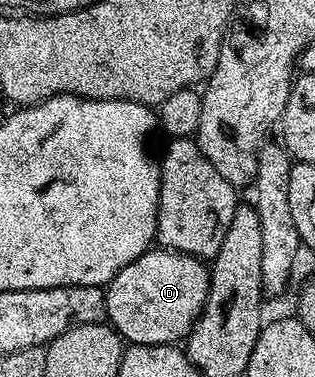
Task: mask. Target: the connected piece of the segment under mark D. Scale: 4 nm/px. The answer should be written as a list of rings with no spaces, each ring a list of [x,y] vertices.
[[[153,247],[149,249],[147,253],[143,253],[138,259],[134,259],[134,263],[122,267],[122,271],[118,271],[118,275],[114,275],[114,279],[108,282],[104,295],[104,312],[112,328],[120,334],[125,342],[134,345],[170,345],[173,343],[180,343],[187,338],[188,332],[192,329],[192,324],[200,318],[200,312],[206,303],[206,295],[208,294],[209,287],[210,269],[201,258],[191,257],[185,253],[175,253],[172,249]]]

